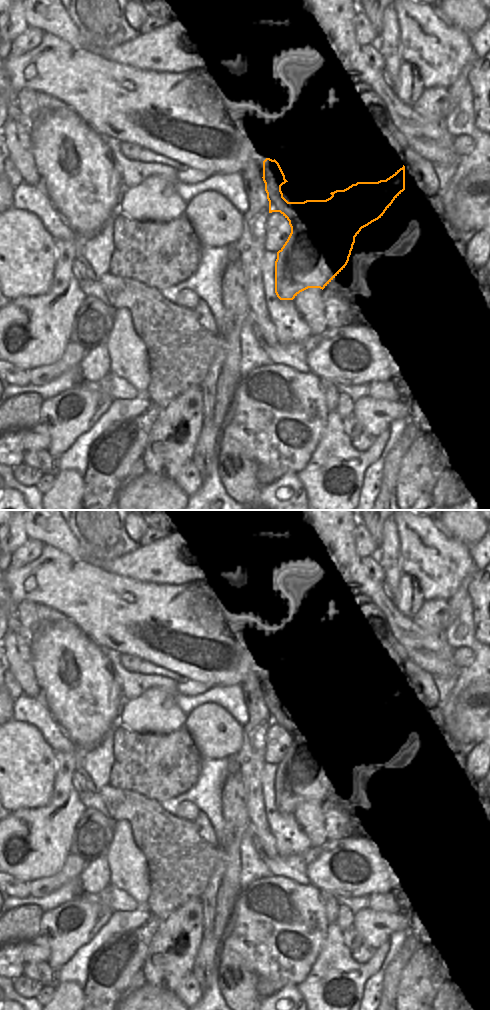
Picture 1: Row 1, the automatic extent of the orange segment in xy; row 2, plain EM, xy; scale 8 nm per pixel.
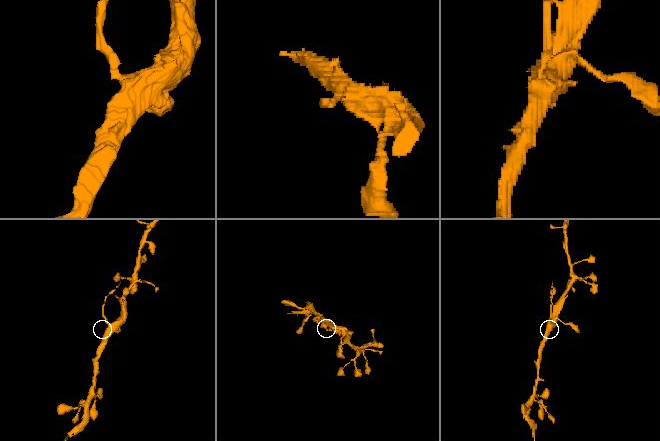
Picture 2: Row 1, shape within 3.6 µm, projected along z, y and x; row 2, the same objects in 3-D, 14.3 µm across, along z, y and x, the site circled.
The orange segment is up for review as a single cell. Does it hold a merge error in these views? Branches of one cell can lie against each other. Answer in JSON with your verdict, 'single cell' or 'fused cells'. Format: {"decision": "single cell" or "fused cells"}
{"decision": "fused cells"}

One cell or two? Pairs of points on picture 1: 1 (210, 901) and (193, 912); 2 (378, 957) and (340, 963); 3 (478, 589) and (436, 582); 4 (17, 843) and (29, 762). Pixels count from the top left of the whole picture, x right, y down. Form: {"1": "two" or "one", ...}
{"1": "two", "2": "one", "3": "two", "4": "two"}

